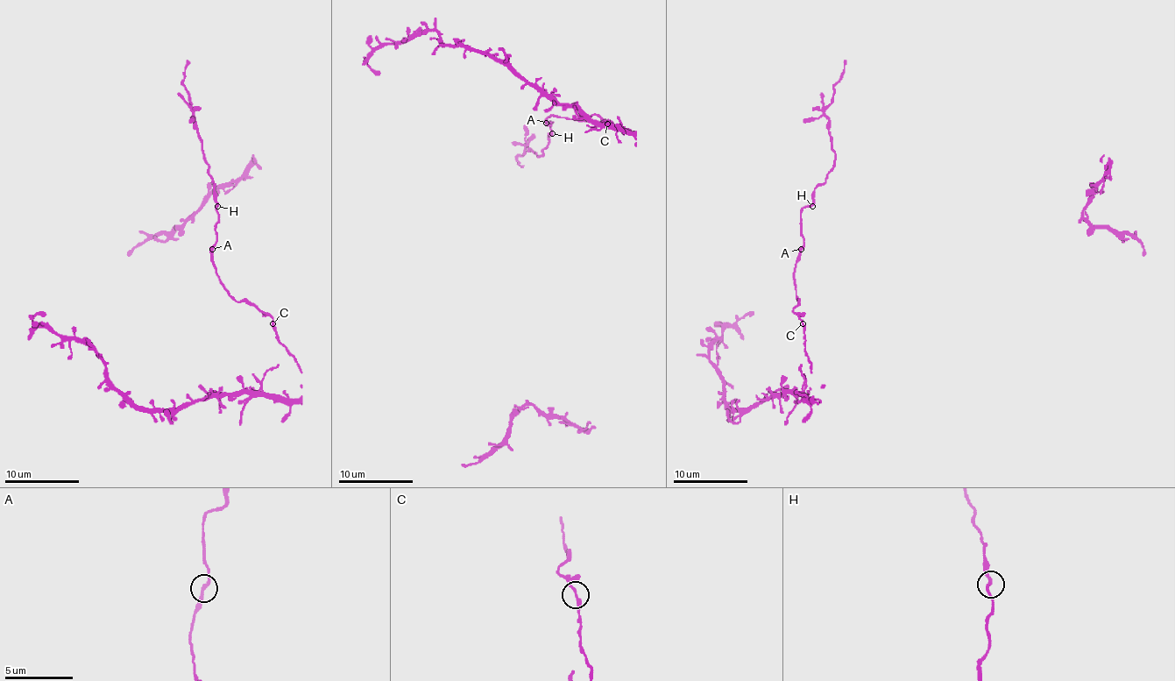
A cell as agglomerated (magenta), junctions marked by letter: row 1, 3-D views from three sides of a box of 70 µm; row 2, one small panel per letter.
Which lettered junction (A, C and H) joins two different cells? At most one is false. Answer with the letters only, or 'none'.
none

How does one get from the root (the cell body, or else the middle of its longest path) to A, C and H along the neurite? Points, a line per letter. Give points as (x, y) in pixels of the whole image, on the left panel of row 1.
A: (219, 282), (212, 260), (212, 249)
C: (219, 282), (236, 301), (252, 302), (270, 315), (273, 323)
H: (219, 282), (212, 260), (217, 206)

